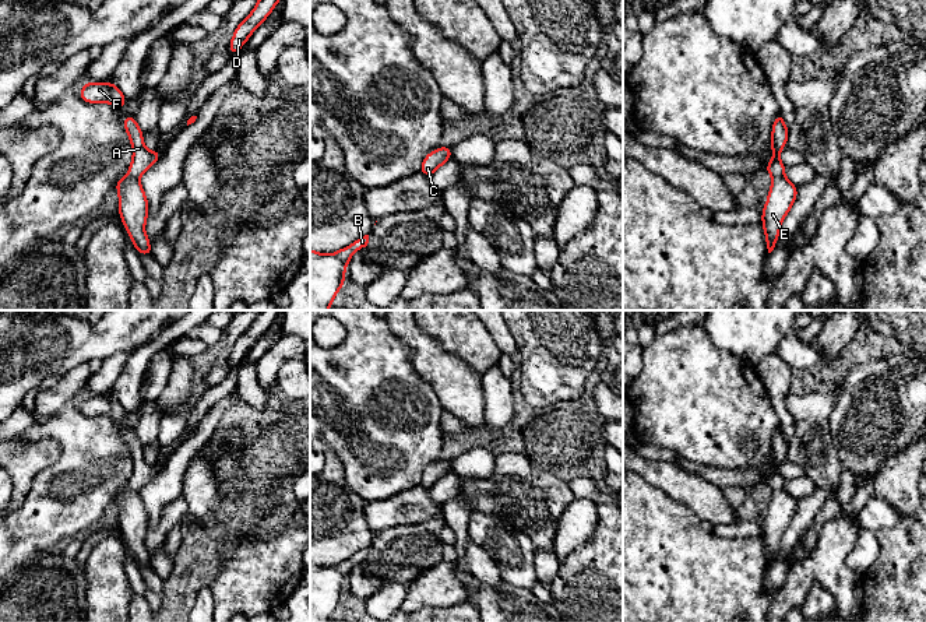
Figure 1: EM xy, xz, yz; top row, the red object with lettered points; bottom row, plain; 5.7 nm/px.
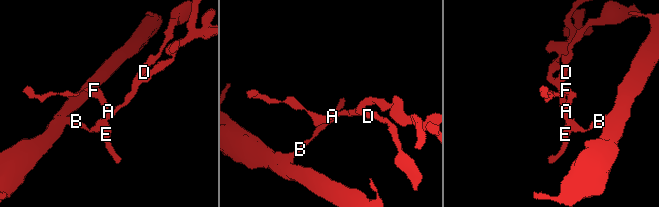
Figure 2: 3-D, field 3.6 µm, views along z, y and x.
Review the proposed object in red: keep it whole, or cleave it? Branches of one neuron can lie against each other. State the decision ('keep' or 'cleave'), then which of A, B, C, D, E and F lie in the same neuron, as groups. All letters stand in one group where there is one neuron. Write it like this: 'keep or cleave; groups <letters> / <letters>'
cleave; groups A D F / B C E

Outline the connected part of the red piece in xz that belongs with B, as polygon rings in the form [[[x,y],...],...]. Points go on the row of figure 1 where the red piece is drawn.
[[[369,235],[332,253],[321,254],[310,249],[310,310],[327,310],[345,282],[345,268],[355,252],[366,247]]]

